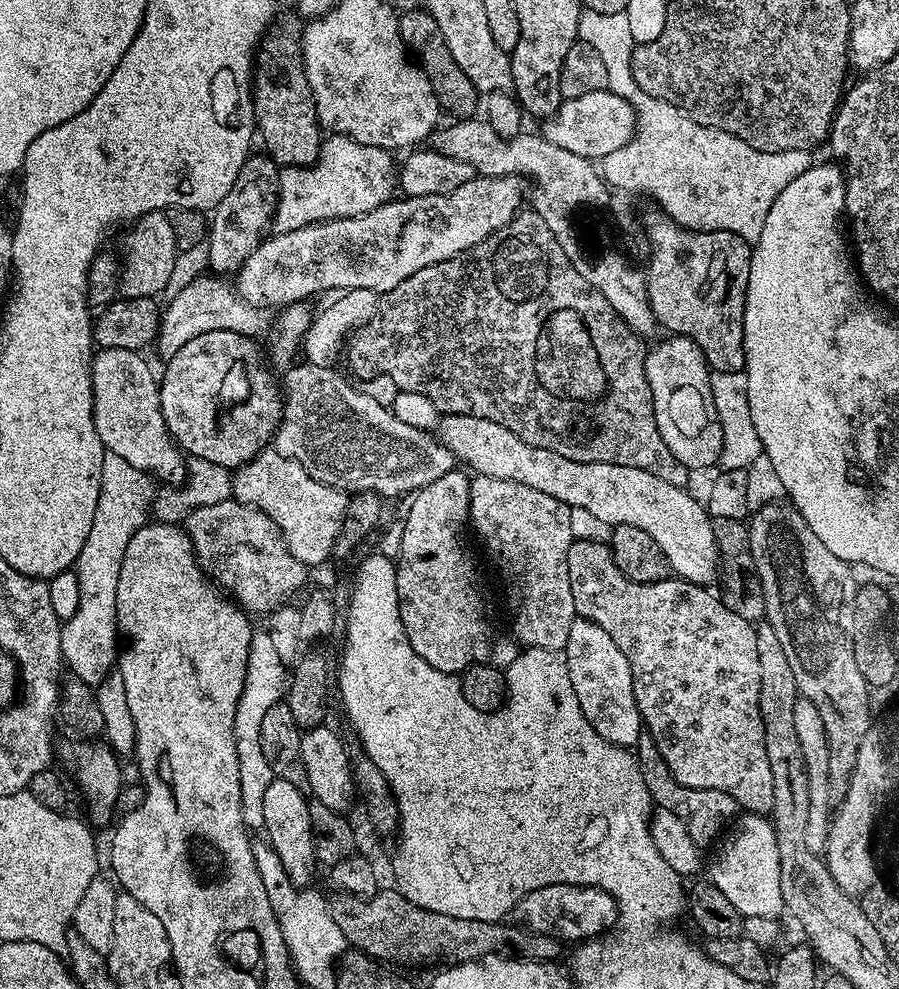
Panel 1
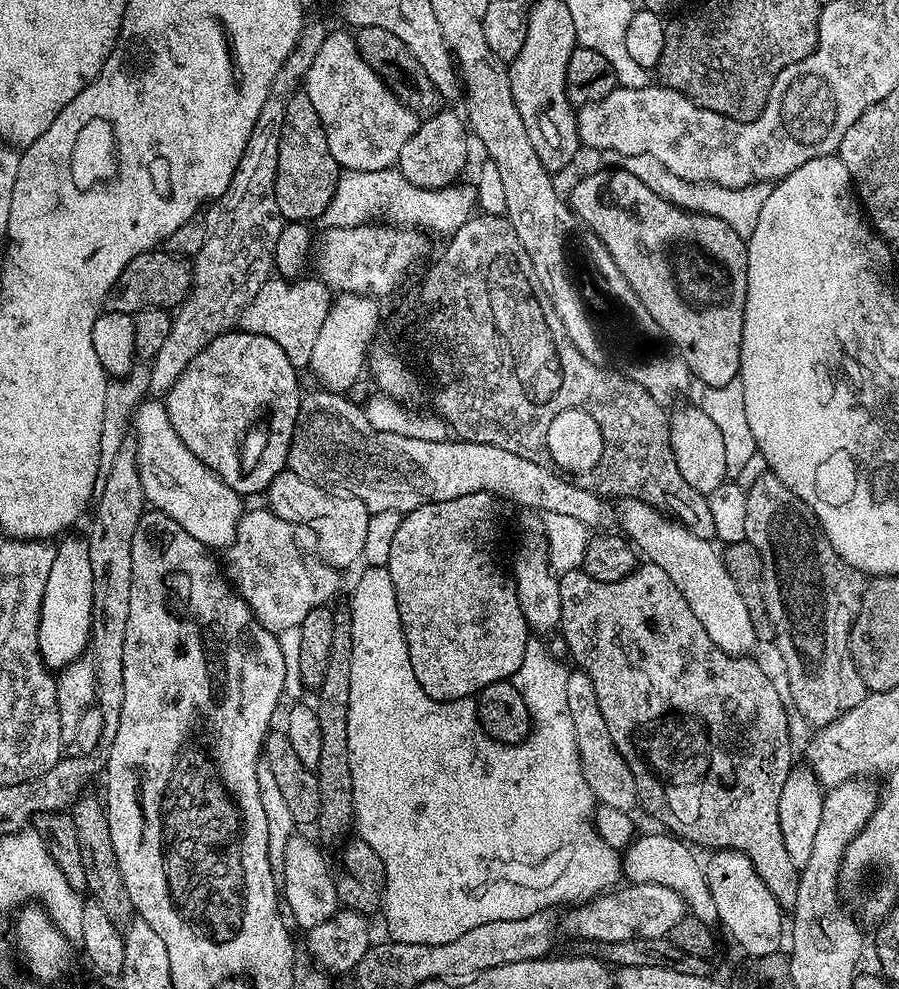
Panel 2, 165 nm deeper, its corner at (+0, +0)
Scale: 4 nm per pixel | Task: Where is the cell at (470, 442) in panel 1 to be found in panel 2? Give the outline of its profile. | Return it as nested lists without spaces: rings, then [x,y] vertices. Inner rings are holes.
[[[624,498],[619,504],[618,524],[624,527],[623,535],[639,549],[647,563],[656,564],[670,574],[670,582],[682,590],[682,598],[690,602],[694,618],[706,626],[706,634],[710,634],[716,647],[725,654],[751,653],[748,651],[758,644],[754,626],[750,626],[746,602],[742,602],[742,594],[738,594],[738,586],[734,586],[734,578],[730,578],[724,557],[714,546],[716,544],[698,538],[698,534],[673,522],[663,511],[646,502]]]

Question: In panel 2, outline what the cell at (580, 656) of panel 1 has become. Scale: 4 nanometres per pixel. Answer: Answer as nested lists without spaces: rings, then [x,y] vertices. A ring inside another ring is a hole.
[[[583,670],[569,671],[566,682],[566,706],[570,706],[570,718],[574,722],[574,738],[578,746],[582,774],[590,790],[603,807],[631,813],[632,807],[635,809],[638,804],[634,774],[630,774],[630,766],[626,766],[622,754],[614,746],[614,738],[610,738],[606,718],[602,718],[602,710],[594,694],[594,686]]]

